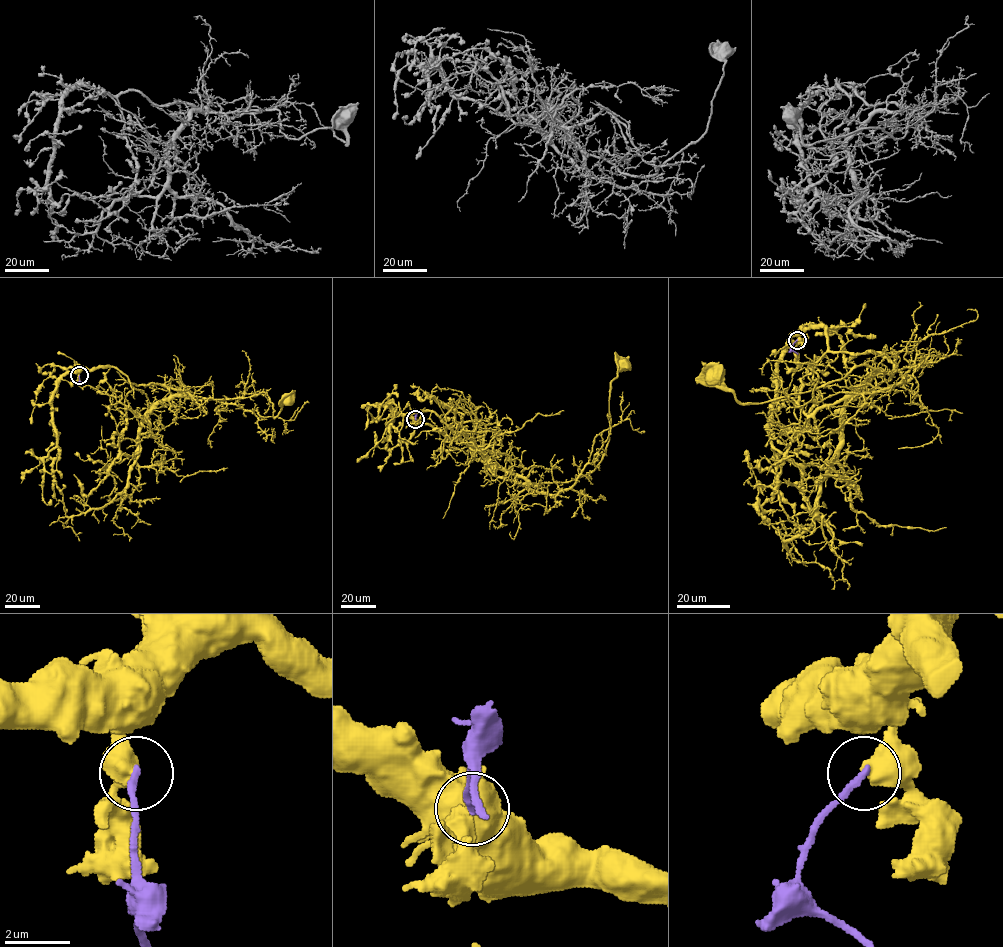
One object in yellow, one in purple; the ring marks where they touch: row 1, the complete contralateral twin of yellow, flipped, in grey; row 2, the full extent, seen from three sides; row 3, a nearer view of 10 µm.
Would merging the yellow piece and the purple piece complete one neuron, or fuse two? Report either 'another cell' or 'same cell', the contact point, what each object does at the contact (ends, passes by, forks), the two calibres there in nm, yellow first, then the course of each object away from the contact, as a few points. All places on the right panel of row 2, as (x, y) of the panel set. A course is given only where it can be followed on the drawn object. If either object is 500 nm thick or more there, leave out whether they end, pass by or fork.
another cell; place (797, 340); calibres 650 and 240 nm; course yellow (797, 340), (825, 326), (829, 350), (880, 352), (893, 373), (860, 365), (752, 403), (716, 375); course purple (797, 340), (792, 349), (798, 354)

